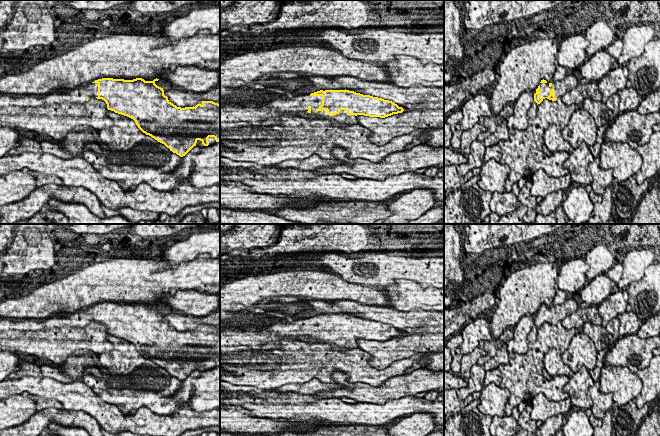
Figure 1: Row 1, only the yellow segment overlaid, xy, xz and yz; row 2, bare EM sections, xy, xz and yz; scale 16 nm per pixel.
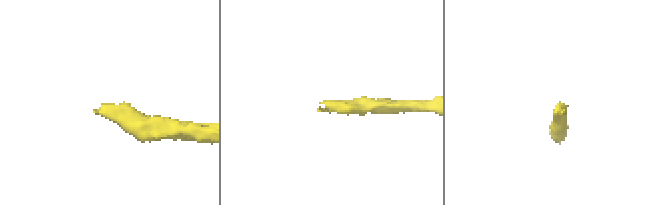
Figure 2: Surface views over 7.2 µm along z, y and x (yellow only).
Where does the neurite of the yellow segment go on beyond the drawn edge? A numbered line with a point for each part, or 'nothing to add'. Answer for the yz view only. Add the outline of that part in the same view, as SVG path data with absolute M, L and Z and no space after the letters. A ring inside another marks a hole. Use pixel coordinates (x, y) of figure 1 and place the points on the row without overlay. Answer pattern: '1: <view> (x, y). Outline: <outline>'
1: yz (569, 306). Outline: M567 298L562 304L552 306L552 310L549 307L540 307L540 320L548 321L550 315L554 313L555 322L562 321L565 317L571 315L578 309L578 304L573 298Z

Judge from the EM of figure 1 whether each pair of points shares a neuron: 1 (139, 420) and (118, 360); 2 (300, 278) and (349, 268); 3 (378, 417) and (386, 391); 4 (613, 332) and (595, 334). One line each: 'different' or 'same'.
1: different
2: different
3: different
4: same

